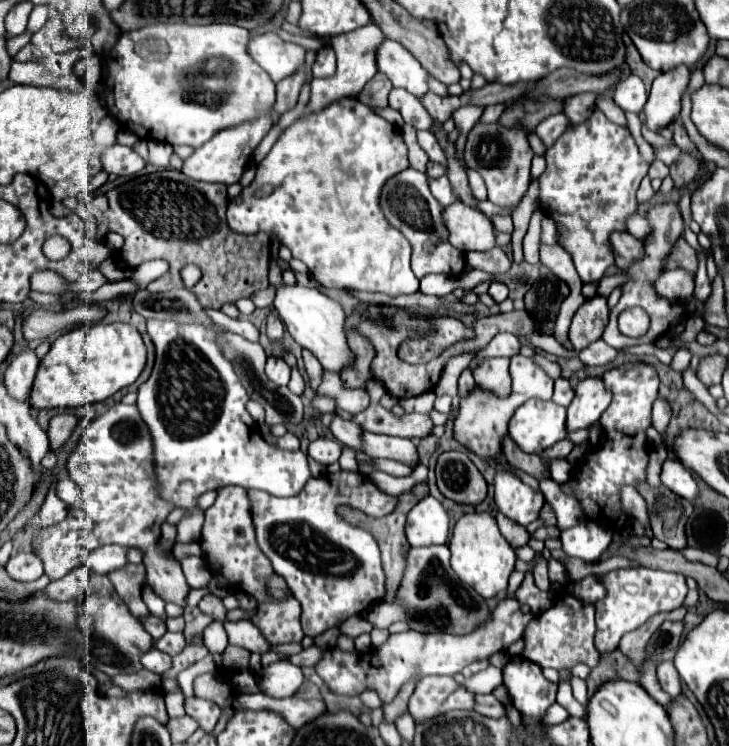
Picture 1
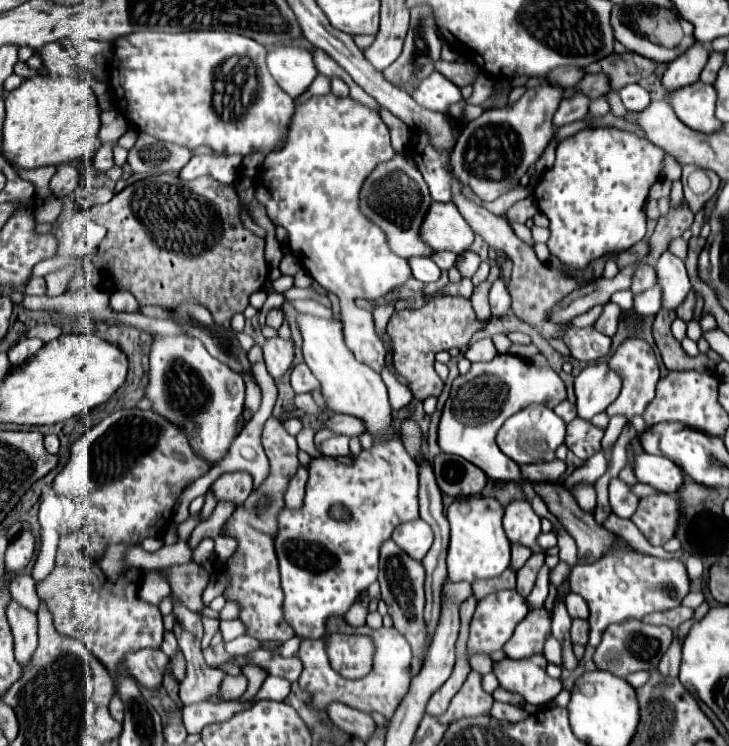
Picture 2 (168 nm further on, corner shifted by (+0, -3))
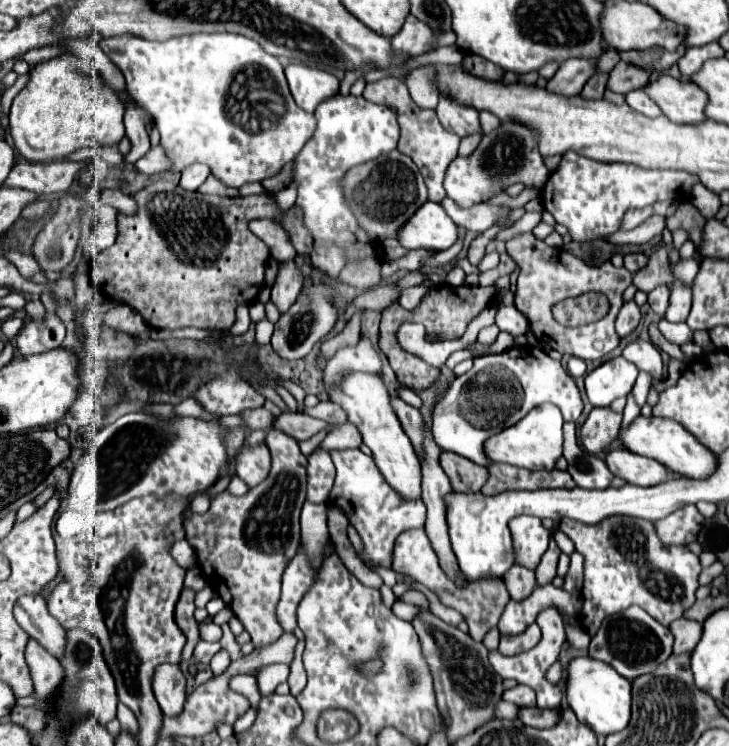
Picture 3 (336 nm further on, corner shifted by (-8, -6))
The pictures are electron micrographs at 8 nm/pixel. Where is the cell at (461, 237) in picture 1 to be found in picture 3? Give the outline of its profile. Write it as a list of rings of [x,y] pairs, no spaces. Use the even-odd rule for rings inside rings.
[[[426,202],[416,210],[408,222],[398,230],[396,240],[404,248],[426,248],[426,250],[446,250],[458,238],[458,228],[444,208],[436,202]]]

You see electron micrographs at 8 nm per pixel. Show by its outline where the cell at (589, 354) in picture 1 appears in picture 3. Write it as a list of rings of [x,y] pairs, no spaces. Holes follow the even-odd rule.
[[[532,232],[520,234],[506,242],[506,250],[510,258],[518,264],[520,276],[518,276],[518,288],[516,288],[516,308],[528,316],[532,330],[536,332],[538,340],[548,344],[552,350],[558,350],[560,354],[576,356],[582,360],[596,360],[612,352],[620,336],[616,334],[614,320],[618,316],[618,310],[622,306],[622,294],[632,284],[632,272],[628,272],[624,266],[616,268],[612,262],[604,262],[600,266],[588,266],[580,258],[564,252],[562,248],[552,248],[546,242],[538,240]],[[586,292],[602,292],[610,300],[610,312],[602,320],[578,326],[578,328],[566,328],[560,326],[552,316],[552,306],[564,298],[578,298]]]

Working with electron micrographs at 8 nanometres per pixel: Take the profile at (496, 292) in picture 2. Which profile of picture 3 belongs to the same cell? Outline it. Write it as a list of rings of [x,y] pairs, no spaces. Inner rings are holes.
[[[502,306],[496,314],[496,324],[502,332],[508,332],[514,338],[524,336],[528,328],[528,320],[514,306]]]

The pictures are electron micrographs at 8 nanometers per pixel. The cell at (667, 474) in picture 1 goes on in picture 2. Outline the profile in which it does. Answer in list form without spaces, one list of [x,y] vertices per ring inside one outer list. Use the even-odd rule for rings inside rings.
[[[640,453],[634,459],[634,473],[640,483],[646,483],[664,493],[676,493],[684,483],[684,473],[670,459]]]

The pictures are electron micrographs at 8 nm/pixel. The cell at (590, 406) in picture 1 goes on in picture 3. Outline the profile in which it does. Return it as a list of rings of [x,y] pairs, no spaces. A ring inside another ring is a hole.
[[[616,356],[586,376],[586,394],[594,406],[610,406],[616,398],[628,396],[638,376],[638,368]]]

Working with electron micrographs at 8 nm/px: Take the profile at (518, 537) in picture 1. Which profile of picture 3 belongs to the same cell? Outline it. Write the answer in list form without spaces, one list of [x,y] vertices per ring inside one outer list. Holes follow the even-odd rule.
[[[512,566],[504,576],[502,576],[512,600],[524,600],[532,590],[536,588],[536,578],[534,572],[524,568],[524,566]]]

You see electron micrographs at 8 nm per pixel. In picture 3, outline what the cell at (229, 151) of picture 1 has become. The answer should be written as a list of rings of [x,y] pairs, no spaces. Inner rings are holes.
[[[188,166],[184,172],[182,172],[182,178],[180,178],[180,186],[184,190],[198,190],[204,180],[208,178],[208,166]]]

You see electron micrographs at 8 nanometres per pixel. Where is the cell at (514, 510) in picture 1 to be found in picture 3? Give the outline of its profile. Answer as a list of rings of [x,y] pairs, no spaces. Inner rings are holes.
[[[518,516],[510,522],[512,530],[512,548],[514,548],[514,564],[528,566],[528,570],[536,570],[542,554],[548,548],[548,540],[556,530],[559,521],[552,530],[546,530],[538,518]]]

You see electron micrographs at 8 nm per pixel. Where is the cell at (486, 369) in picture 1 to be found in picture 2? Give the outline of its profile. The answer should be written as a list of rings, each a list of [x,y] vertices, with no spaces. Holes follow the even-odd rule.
[[[482,339],[472,343],[464,355],[468,361],[492,361],[498,355],[498,351],[490,339]]]

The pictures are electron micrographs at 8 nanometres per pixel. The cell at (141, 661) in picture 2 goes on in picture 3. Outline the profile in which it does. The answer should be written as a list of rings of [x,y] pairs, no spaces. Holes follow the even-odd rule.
[[[162,664],[154,674],[152,686],[164,716],[182,714],[186,700],[186,678],[176,664]]]

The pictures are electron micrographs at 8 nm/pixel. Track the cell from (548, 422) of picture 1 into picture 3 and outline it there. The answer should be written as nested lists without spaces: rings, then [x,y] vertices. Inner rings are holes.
[[[542,404],[514,426],[490,436],[484,442],[484,454],[490,462],[504,462],[528,470],[554,470],[556,460],[562,456],[562,424],[560,410],[552,404]]]

